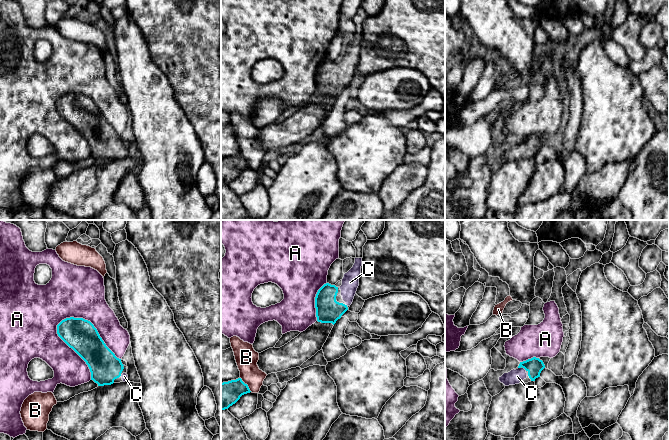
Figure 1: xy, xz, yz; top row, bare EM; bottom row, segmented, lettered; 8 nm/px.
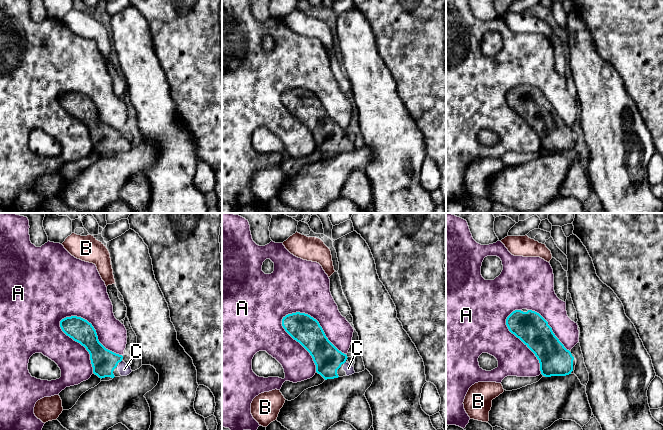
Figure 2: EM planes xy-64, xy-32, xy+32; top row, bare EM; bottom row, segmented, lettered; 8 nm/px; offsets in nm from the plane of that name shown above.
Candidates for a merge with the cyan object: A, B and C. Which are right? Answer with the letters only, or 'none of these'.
C

